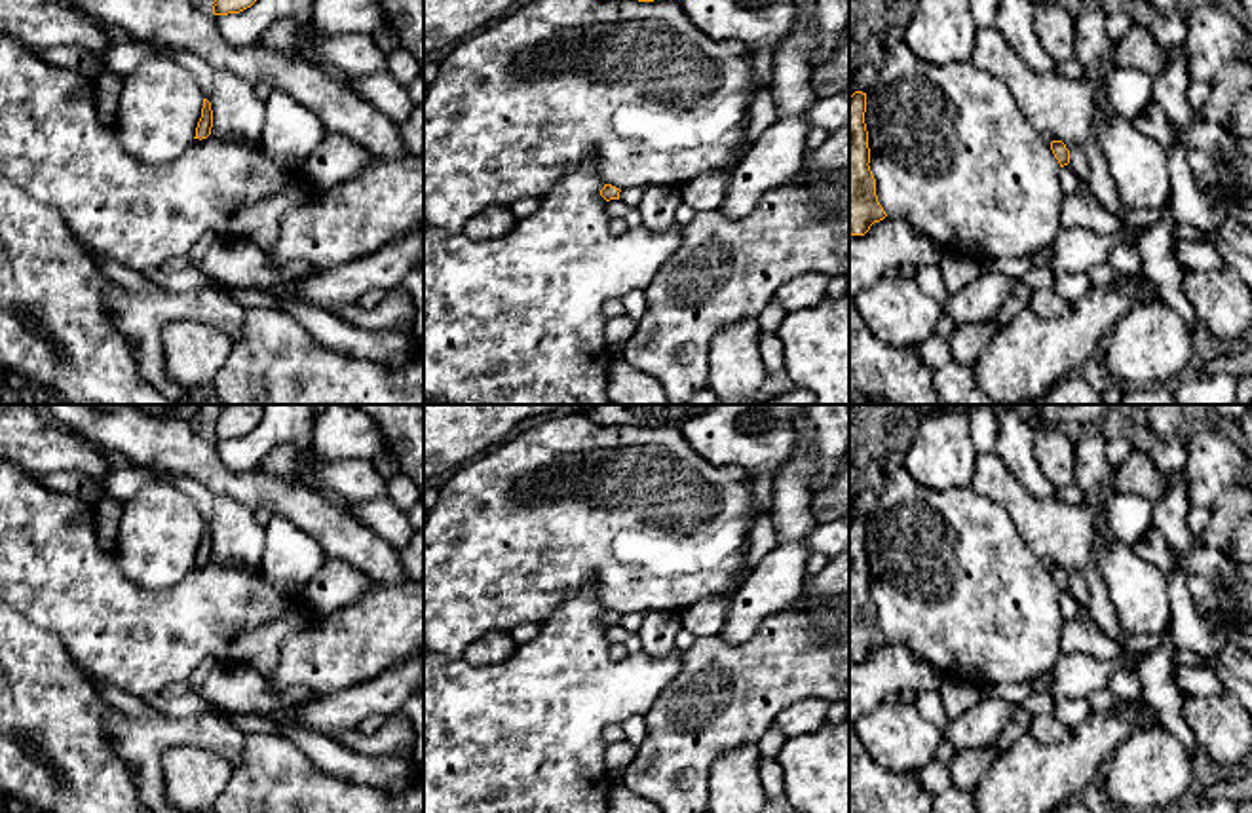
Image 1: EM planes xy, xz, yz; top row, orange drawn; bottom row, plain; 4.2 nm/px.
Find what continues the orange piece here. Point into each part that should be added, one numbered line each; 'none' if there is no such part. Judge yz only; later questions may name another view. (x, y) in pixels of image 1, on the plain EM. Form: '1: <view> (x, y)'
1: yz (1061, 534)

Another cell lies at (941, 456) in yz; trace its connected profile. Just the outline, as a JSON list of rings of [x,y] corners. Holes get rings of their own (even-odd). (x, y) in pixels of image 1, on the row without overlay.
[[[933,410],[921,416],[902,467],[925,488],[950,490],[969,486],[977,454],[967,414]]]

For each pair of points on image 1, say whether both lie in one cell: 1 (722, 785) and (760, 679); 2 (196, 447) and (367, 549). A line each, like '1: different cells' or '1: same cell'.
1: different cells
2: same cell

